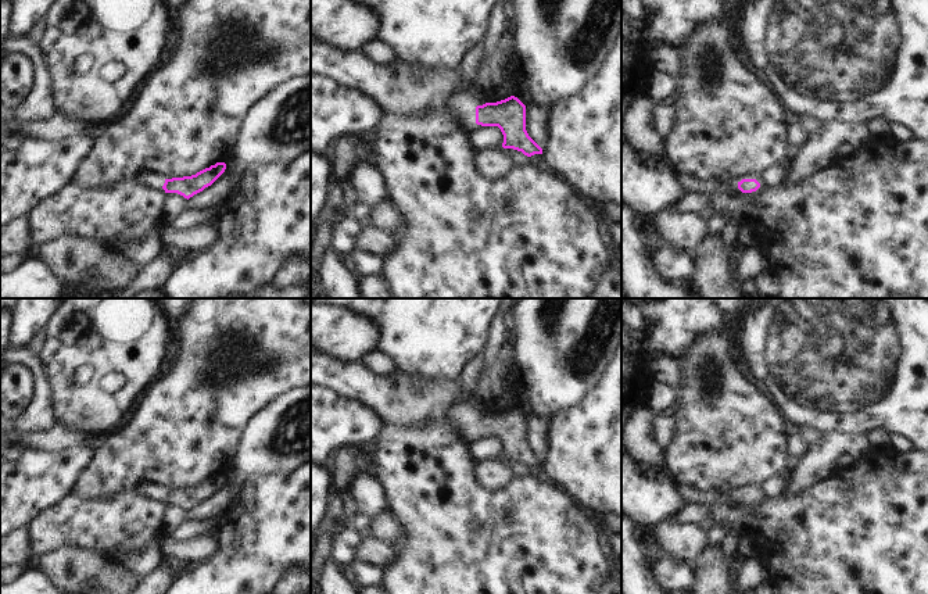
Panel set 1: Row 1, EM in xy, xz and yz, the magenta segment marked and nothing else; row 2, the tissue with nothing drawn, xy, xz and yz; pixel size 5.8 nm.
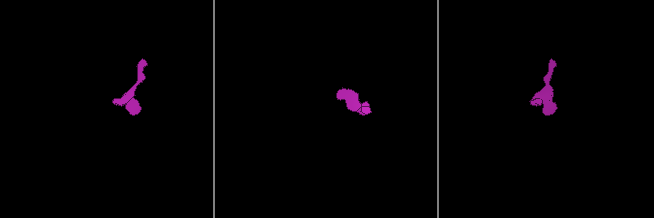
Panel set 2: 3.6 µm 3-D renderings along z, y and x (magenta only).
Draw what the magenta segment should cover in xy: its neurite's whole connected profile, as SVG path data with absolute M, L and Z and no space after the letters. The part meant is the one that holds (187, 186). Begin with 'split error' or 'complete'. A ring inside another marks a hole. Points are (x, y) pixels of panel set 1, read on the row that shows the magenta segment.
split error; M216 162L196 175L172 179L165 179L158 172L143 169L136 175L136 179L146 186L162 187L165 193L178 193L189 200L205 187L211 186L225 172L225 169L225 162Z

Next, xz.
split error; M455 89L448 107L465 132L470 133L476 125L498 126L504 135L504 148L522 151L527 157L542 154L526 130L526 105L517 97L477 105L467 90Z

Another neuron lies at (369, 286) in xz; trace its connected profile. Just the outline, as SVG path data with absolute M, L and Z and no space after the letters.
M379 273L375 276L361 276L356 285L362 298L391 298Z

